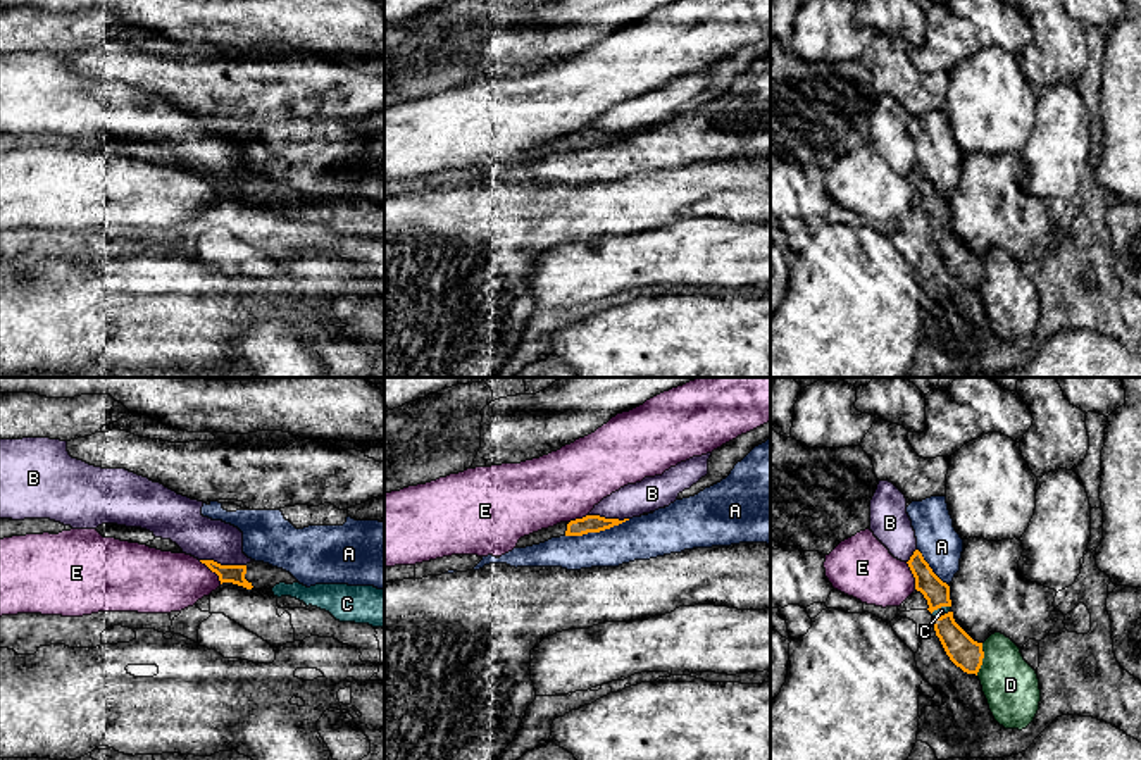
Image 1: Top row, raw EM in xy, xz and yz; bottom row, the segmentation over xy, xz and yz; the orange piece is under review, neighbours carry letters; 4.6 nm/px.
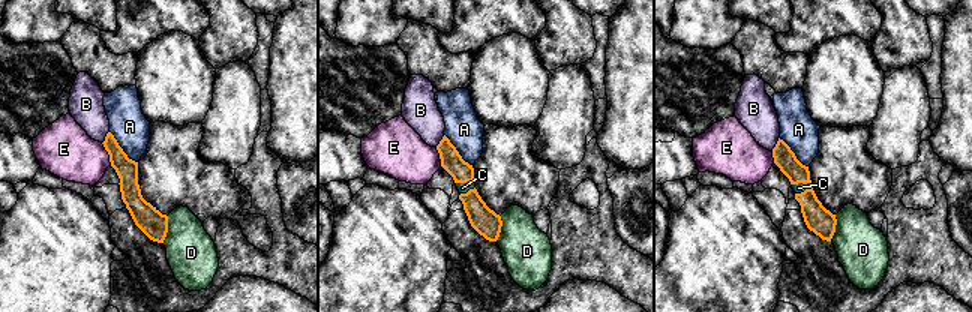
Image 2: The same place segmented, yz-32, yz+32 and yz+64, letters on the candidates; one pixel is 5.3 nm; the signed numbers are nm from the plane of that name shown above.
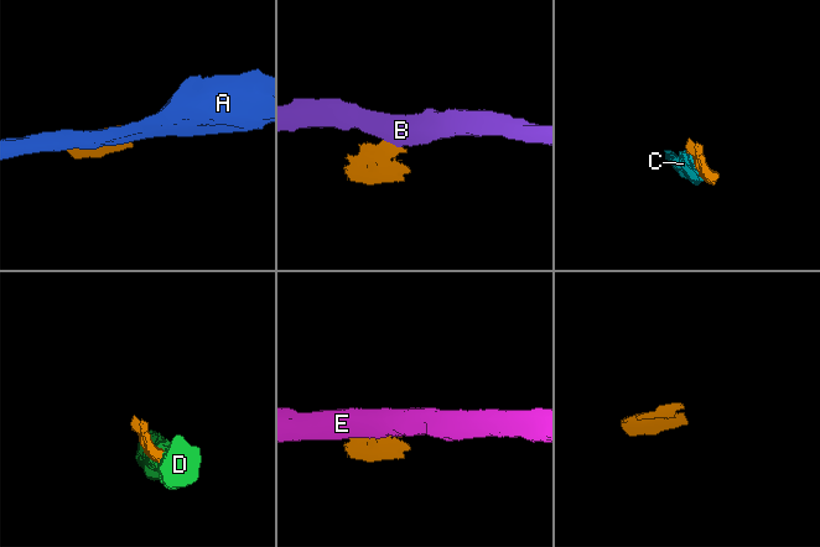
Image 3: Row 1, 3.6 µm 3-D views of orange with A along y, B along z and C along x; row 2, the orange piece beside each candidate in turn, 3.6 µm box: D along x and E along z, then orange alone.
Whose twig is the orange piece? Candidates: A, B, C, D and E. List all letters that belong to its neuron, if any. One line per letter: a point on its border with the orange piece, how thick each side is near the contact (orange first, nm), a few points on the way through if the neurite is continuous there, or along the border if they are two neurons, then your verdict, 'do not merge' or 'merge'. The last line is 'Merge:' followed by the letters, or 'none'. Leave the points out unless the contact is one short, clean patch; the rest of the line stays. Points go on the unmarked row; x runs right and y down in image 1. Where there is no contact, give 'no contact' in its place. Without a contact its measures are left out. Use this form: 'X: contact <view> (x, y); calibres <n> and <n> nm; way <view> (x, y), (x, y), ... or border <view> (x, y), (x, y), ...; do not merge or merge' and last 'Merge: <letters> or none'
A: contact xz (597, 145); calibres 80 and 200 nm; do not merge
B: contact xy (223, 180); calibres 90 and 190 nm; border xy (200, 173), (245, 180); do not merge
C: contact yz (938, 221); calibres 120 and 40 nm; way yz (936, 205), (938, 221), (941, 224); merge
D: contact yz (983, 271); calibres 150 and 260 nm; do not merge
E: contact xy (212, 185); calibres 90 and 280 nm; do not merge
Merge: C

